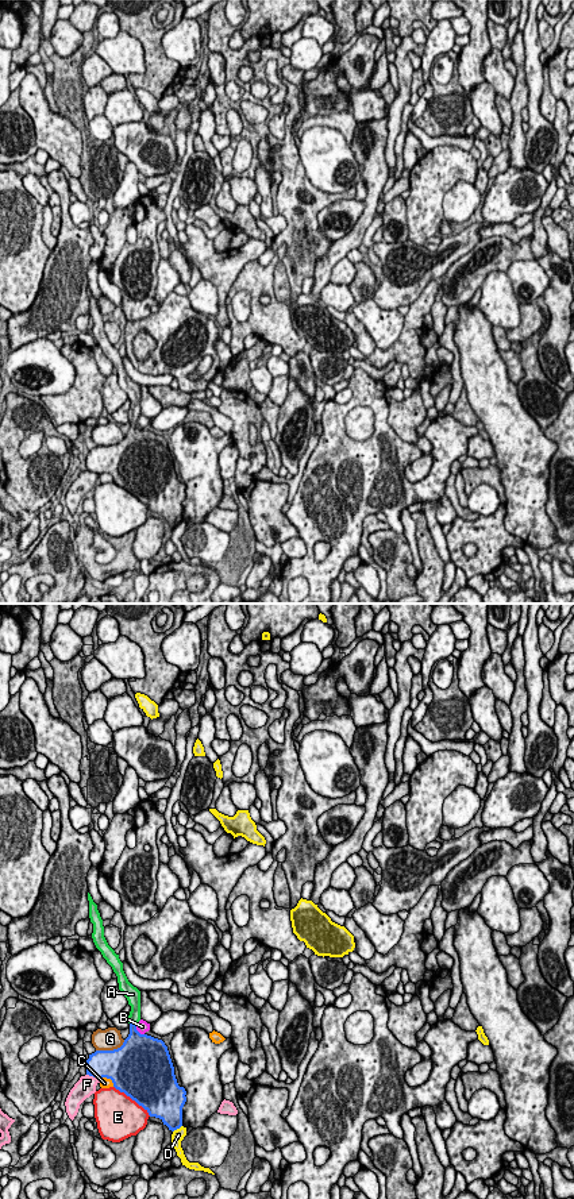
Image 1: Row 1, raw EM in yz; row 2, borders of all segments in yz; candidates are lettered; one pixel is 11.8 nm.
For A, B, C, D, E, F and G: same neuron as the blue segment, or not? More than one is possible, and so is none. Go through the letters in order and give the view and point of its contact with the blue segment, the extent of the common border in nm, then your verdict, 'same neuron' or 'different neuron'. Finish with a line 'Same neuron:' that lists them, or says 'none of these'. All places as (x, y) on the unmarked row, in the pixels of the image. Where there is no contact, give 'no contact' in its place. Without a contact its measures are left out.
A: yz (133, 419) | 90 nm | same neuron
B: yz (137, 425) | 160 nm | different neuron
C: yz (108, 473) | 200 nm | different neuron
D: yz (177, 523) | 140 nm | different neuron
E: yz (133, 494) | 550 nm | different neuron
F: yz (93, 471) | 180 nm | different neuron
G: yz (111, 446) | 380 nm | different neuron
Same neuron: A

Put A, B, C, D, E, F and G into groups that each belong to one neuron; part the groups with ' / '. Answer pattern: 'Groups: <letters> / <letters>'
Groups: A / B / C / D / E / F / G

